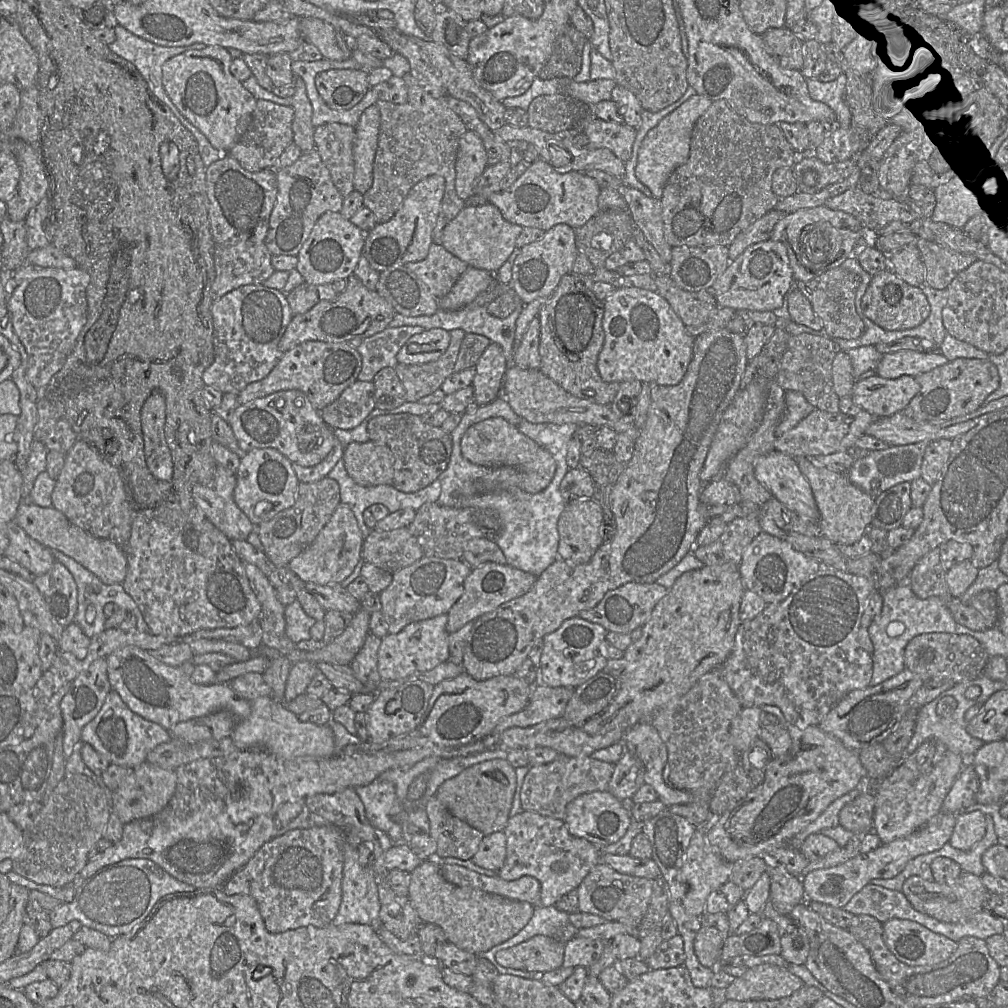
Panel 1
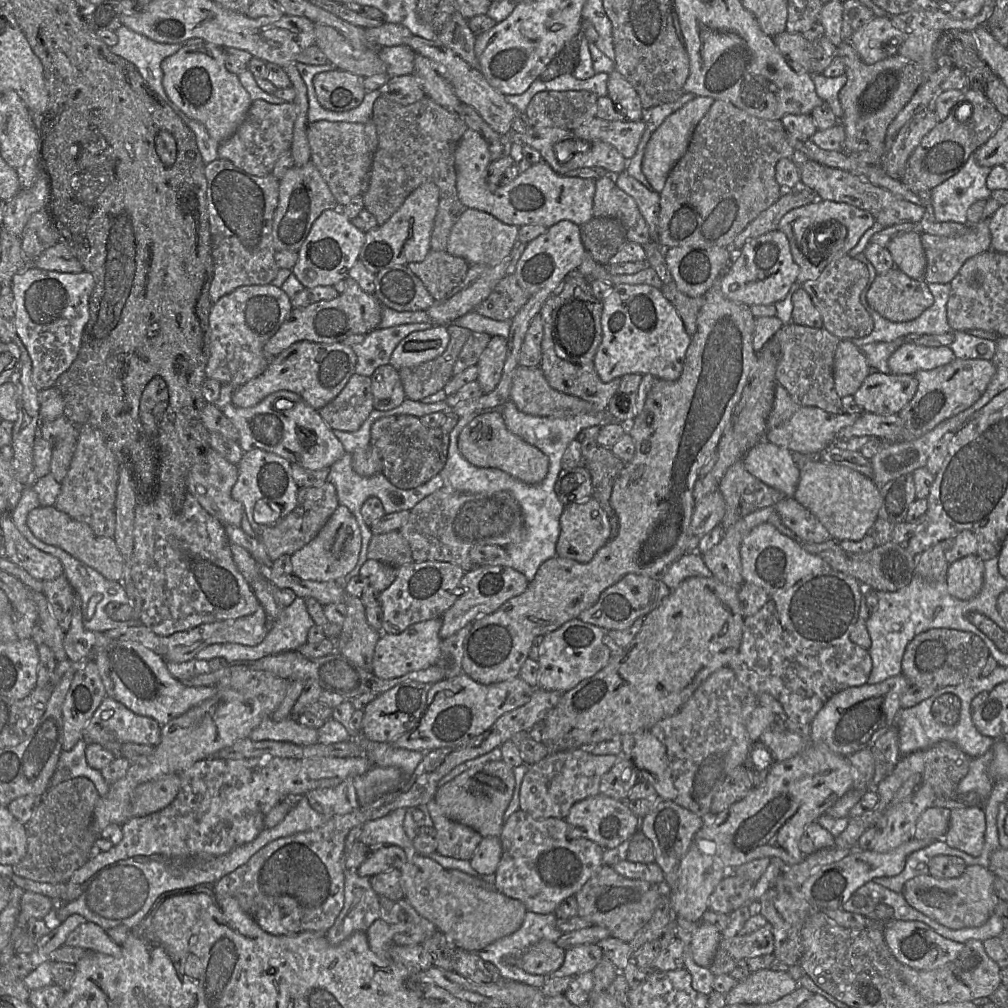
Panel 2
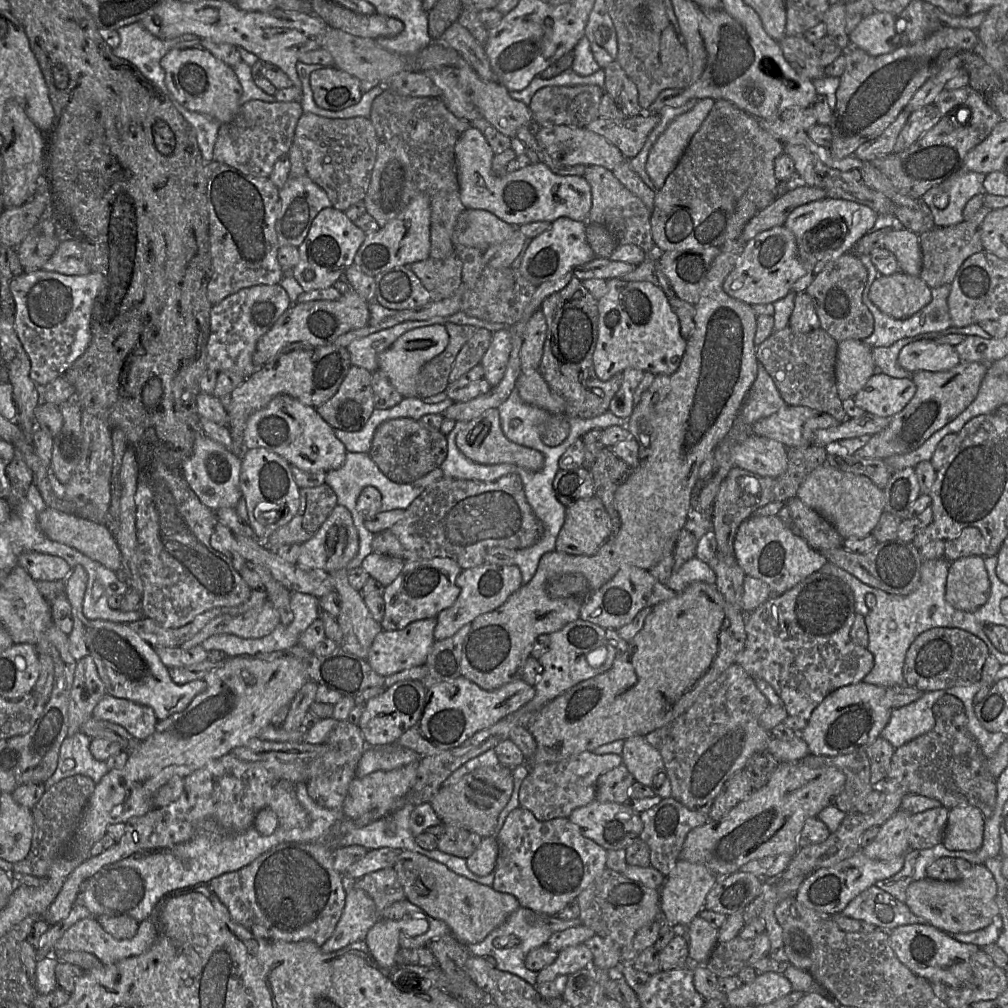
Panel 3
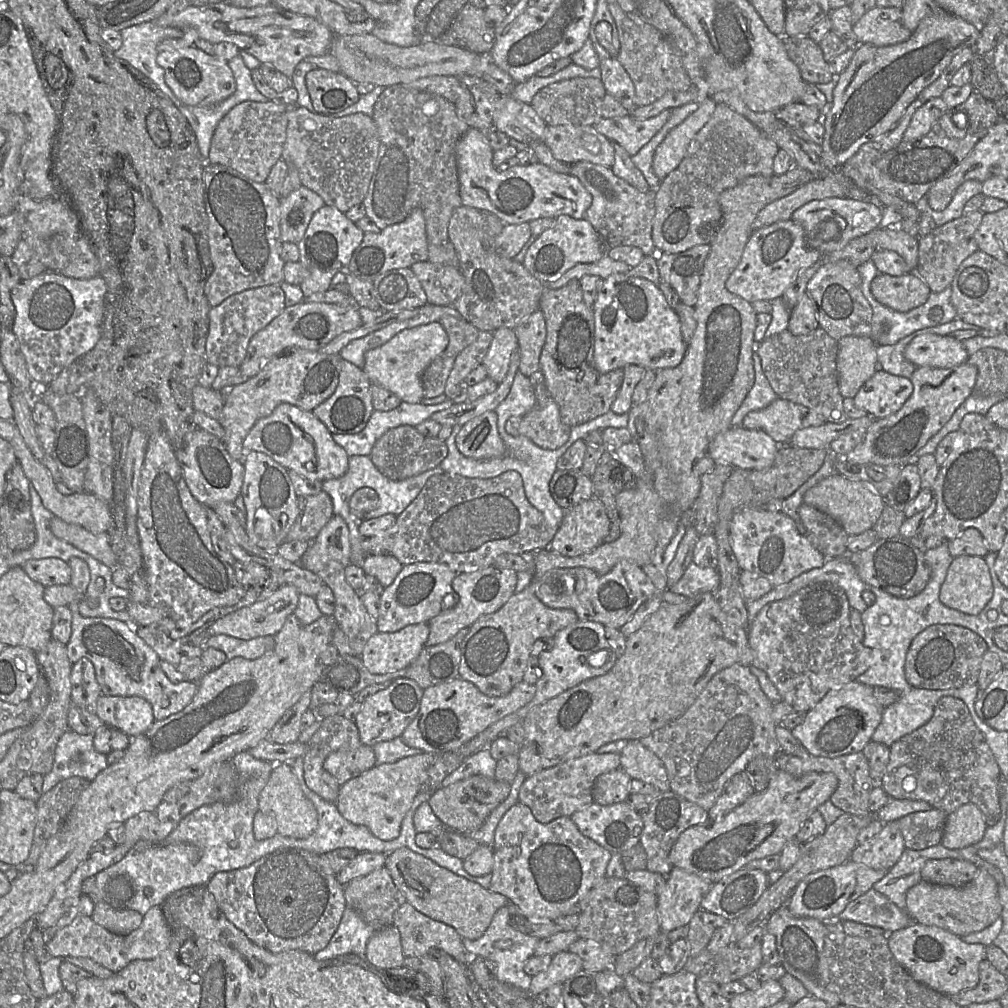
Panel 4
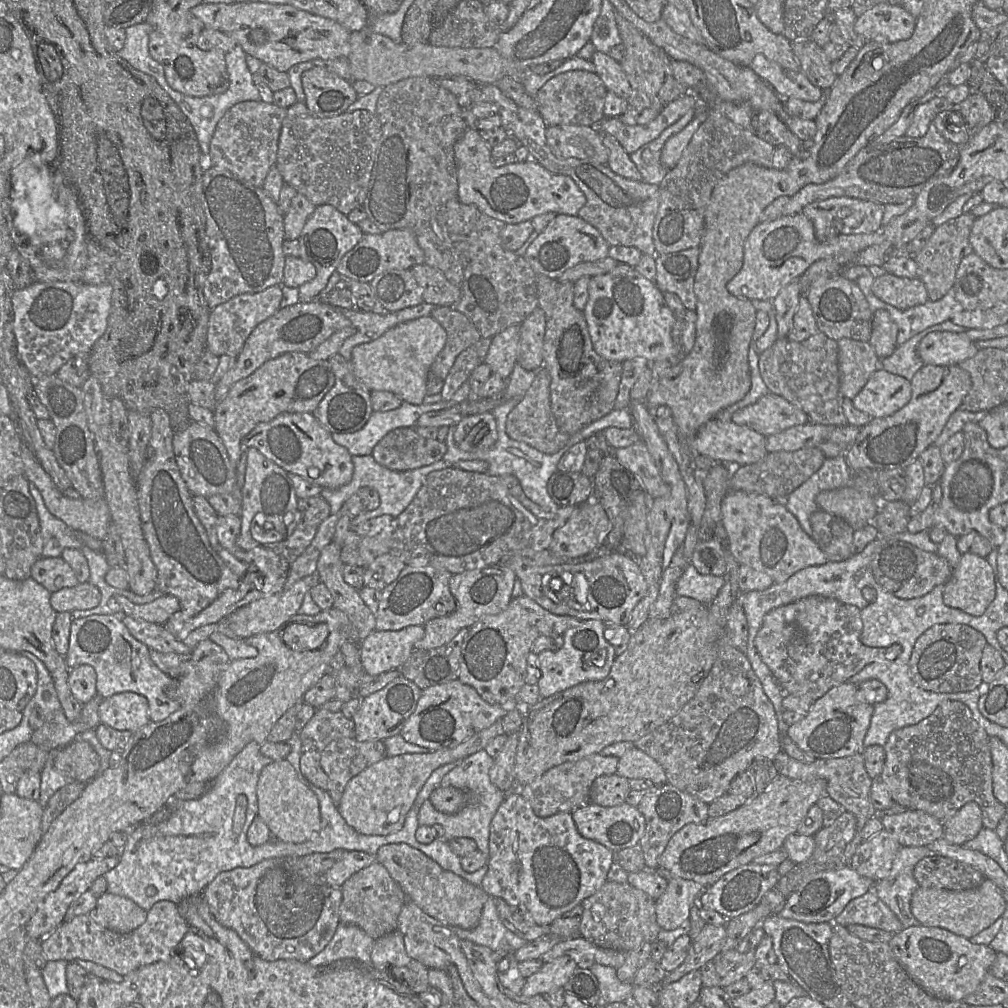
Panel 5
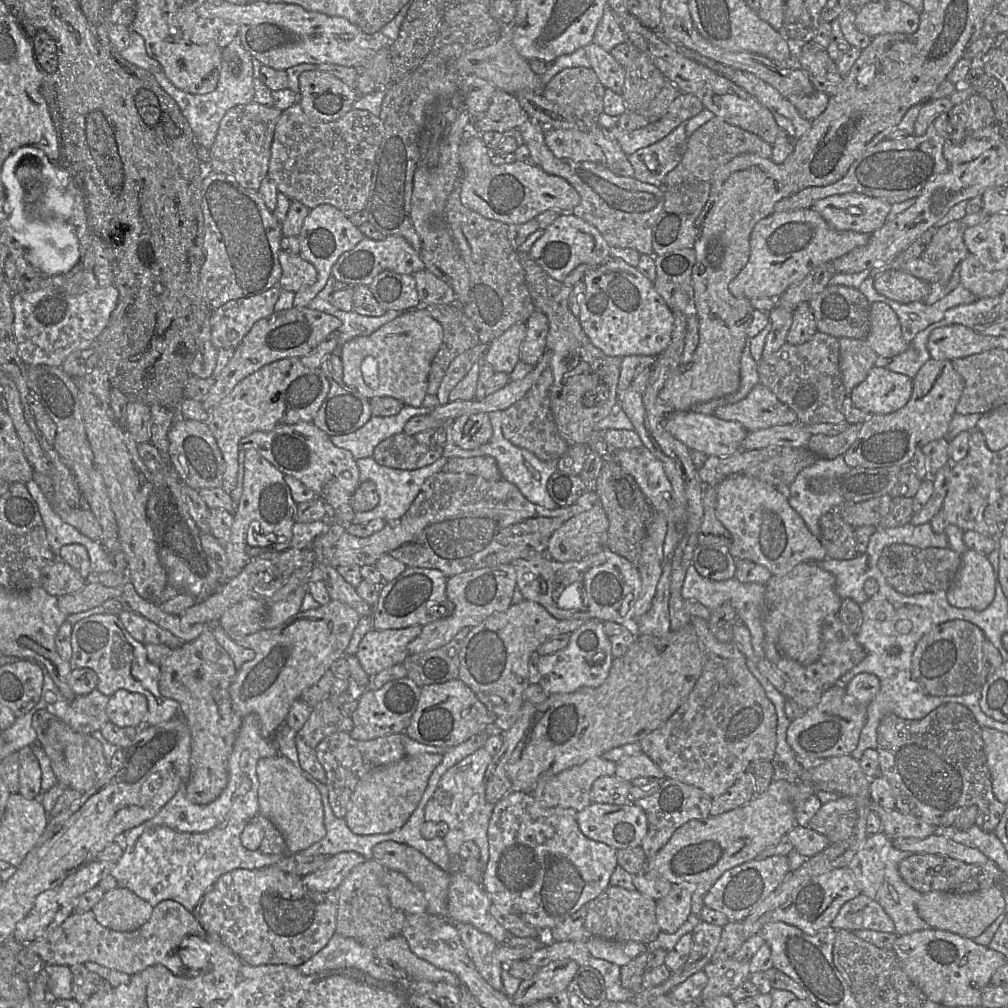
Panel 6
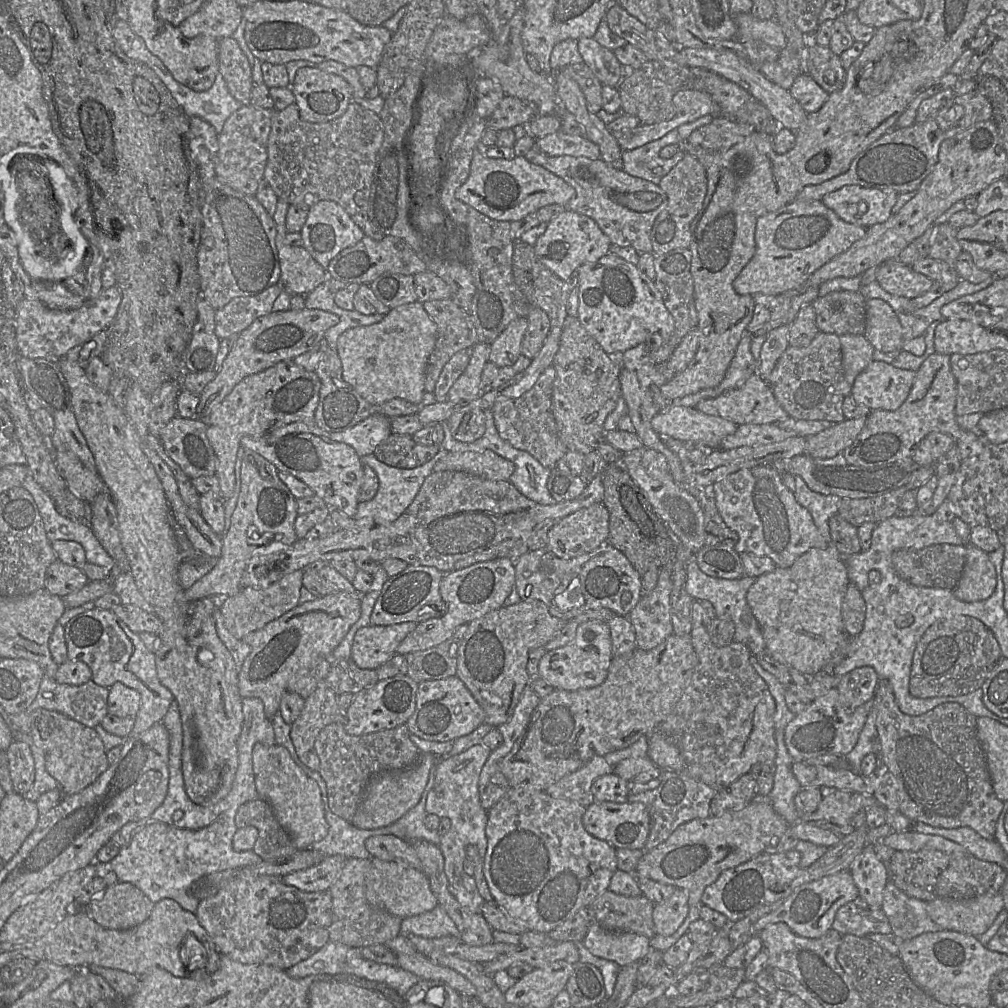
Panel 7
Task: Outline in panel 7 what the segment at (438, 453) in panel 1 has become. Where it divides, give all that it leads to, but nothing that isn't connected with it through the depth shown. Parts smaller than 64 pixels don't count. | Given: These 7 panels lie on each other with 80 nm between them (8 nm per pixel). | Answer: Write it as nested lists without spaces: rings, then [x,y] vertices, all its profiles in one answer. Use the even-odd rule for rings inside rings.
[[[392,434],[376,447],[373,454],[386,465],[399,469],[413,469],[430,461],[439,449],[436,445],[416,444],[409,435]]]

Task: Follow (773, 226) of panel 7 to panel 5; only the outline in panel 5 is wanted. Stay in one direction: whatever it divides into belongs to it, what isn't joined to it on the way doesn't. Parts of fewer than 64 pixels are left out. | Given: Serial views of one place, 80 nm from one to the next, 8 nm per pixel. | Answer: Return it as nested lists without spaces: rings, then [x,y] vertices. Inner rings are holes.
[[[803,214],[783,216],[758,223],[744,244],[744,260],[740,271],[727,283],[733,296],[748,300],[773,300],[786,286],[799,279],[816,261],[842,252],[860,251],[879,244],[882,232],[838,235],[819,242],[812,222]]]

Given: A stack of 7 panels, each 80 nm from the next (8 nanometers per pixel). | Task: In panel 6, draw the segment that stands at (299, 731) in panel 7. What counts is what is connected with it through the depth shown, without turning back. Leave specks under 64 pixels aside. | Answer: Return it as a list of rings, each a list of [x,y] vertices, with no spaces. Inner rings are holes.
[[[329,698],[316,704],[312,707],[309,719],[295,736],[301,767],[326,785],[327,776],[317,757],[317,746],[333,733],[350,733],[352,729],[351,717],[342,713],[340,707],[331,703]]]

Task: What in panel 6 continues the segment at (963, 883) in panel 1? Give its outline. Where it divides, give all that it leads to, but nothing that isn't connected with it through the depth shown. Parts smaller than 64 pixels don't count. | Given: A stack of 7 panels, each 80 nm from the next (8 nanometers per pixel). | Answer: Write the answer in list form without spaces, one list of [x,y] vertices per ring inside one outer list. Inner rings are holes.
[[[999,885],[970,894],[931,891],[922,894],[917,903],[918,915],[931,928],[949,931],[970,939],[982,934],[1001,914],[1005,913],[1005,908],[1003,889]]]

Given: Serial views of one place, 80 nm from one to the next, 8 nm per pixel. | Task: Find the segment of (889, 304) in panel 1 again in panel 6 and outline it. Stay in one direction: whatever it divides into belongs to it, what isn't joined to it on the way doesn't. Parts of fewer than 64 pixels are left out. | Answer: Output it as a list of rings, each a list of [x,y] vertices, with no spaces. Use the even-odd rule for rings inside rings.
[[[885,268],[874,279],[875,290],[896,302],[923,302],[930,293],[930,284],[902,268]]]

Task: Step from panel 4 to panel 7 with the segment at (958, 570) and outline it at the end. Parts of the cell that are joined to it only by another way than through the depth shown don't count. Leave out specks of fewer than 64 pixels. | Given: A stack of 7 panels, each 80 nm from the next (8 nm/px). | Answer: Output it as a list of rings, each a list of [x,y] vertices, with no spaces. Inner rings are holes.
[[[967,544],[967,559],[957,586],[953,590],[956,599],[976,602],[988,599],[997,584],[996,570],[989,554]]]

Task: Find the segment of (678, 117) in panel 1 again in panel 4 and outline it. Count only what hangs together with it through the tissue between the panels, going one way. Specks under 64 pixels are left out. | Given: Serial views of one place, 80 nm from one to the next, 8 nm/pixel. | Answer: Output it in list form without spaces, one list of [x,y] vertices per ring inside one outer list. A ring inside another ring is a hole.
[[[711,97],[697,102],[698,109],[670,130],[655,150],[652,168],[661,181],[680,164],[691,140],[715,111],[716,103]]]

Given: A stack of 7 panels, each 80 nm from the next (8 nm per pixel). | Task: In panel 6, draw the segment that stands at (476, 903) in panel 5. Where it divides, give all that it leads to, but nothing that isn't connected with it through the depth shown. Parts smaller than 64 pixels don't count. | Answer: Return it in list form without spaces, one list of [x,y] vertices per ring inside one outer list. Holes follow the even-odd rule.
[[[384,841],[374,846],[373,858],[387,870],[394,870],[405,875],[413,884],[419,887],[427,900],[427,912],[433,915],[447,916],[448,890],[450,873],[445,872],[417,849],[396,841]]]

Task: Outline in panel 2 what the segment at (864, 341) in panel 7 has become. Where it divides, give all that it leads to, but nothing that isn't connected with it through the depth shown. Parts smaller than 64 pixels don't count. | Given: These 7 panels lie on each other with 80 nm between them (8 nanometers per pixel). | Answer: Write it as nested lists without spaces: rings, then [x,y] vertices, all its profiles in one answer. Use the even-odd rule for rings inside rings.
[[[841,340],[834,356],[834,386],[839,397],[853,396],[870,372],[861,349],[851,340]]]

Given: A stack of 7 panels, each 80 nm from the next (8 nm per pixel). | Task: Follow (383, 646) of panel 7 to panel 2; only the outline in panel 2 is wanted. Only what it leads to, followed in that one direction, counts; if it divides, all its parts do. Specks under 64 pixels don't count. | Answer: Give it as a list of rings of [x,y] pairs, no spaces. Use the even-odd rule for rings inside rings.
[[[438,617],[412,624],[398,634],[382,633],[375,646],[372,672],[379,678],[392,679],[435,665],[440,655],[441,626],[442,618]]]

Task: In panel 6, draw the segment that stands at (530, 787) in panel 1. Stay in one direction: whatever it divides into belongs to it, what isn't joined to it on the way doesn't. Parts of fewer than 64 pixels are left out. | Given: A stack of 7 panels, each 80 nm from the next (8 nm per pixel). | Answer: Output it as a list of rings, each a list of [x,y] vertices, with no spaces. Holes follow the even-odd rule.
[[[594,757],[542,780],[531,793],[542,807],[571,808],[580,812],[591,803],[593,782],[616,773],[616,763]]]

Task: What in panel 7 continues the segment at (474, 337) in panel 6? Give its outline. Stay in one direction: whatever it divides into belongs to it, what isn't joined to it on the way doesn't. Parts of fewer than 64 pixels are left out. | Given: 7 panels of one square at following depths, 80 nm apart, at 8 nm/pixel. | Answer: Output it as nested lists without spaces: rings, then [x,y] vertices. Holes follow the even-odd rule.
[[[452,299],[430,300],[422,305],[437,325],[437,340],[425,376],[425,391],[433,393],[441,371],[451,357],[460,350],[473,348],[479,341],[471,315]]]

